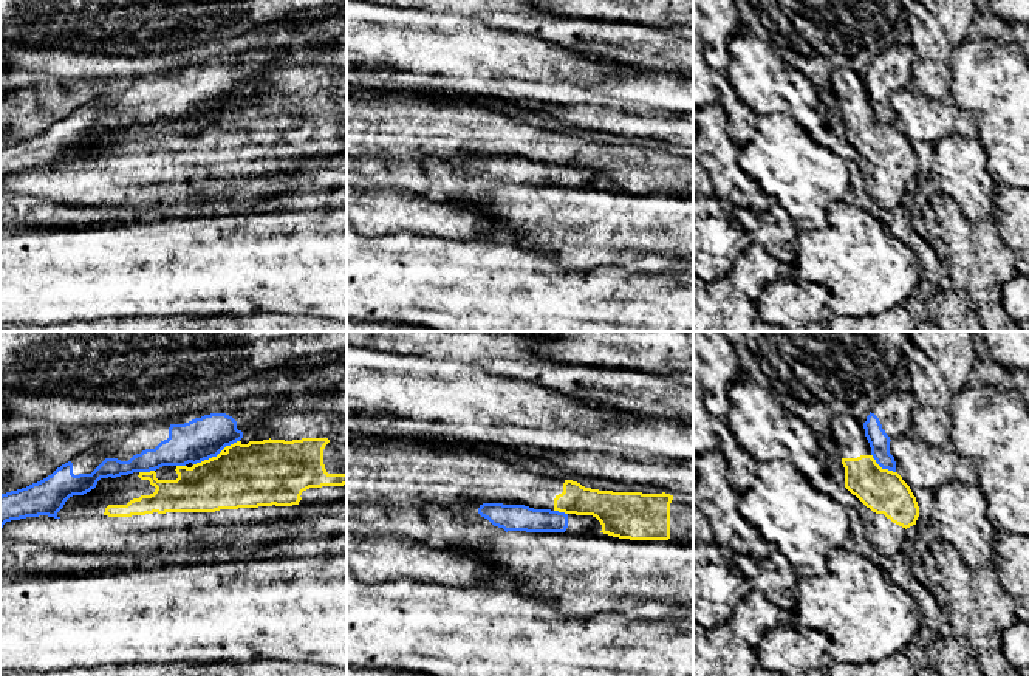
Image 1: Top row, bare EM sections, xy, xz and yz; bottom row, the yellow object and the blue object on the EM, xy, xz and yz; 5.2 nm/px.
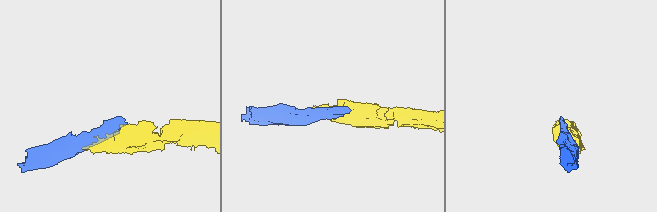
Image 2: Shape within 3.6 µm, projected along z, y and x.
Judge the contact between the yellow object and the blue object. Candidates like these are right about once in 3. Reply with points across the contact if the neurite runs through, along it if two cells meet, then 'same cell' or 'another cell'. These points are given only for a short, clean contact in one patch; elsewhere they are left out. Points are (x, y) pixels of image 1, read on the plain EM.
another cell

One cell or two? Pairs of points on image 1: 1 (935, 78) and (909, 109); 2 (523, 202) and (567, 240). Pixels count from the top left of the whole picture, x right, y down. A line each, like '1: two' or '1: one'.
1: two
2: one

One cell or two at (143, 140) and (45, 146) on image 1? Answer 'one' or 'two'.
two

